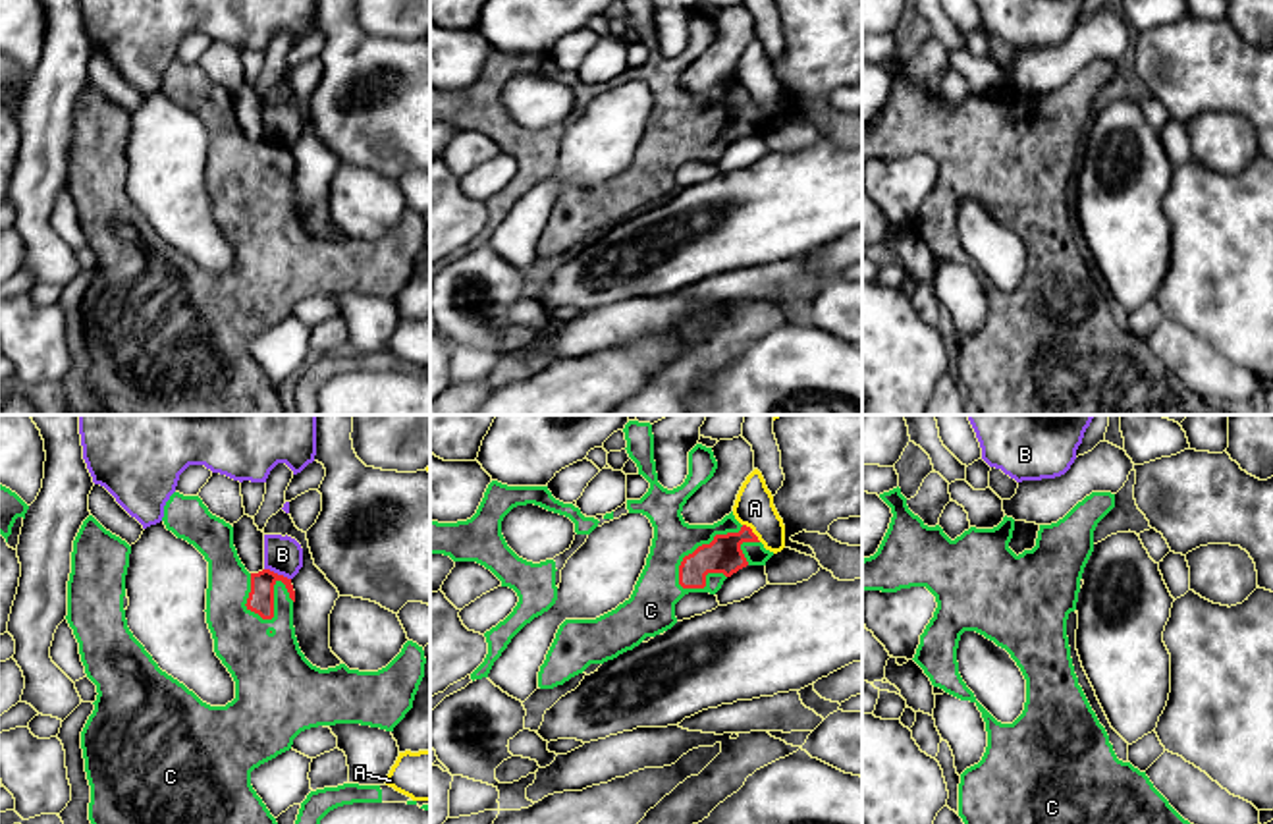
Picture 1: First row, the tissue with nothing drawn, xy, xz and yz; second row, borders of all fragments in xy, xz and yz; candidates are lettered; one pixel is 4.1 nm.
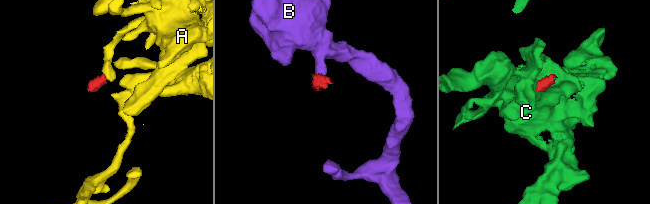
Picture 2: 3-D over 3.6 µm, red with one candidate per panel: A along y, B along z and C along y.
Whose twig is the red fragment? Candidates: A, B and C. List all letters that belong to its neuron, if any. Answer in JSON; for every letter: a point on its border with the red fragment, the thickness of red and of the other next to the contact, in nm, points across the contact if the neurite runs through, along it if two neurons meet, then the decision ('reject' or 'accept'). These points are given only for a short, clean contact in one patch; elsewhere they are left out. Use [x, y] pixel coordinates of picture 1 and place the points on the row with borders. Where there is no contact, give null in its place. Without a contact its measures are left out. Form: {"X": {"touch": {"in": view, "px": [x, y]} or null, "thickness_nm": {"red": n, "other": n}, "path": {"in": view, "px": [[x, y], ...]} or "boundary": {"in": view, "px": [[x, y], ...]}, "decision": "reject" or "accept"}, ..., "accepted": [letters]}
{"A": {"touch": {"in": "xz", "px": [751, 531]}, "thickness_nm": {"red": 150, "other": 160}, "boundary": {"in": "xz", "px": [[743, 523], [760, 541]]}, "decision": "reject"}, "B": {"touch": {"in": "xy", "px": [276, 574]}, "thickness_nm": {"red": 110, "other": 160}, "boundary": {"in": "xy", "px": [[265, 568], [290, 579]]}, "decision": "reject"}, "C": {"touch": {"in": "xz", "px": [703, 545]}, "thickness_nm": {"red": 150, "other": 180}, "decision": "accept"}, "accepted": ["C"]}

